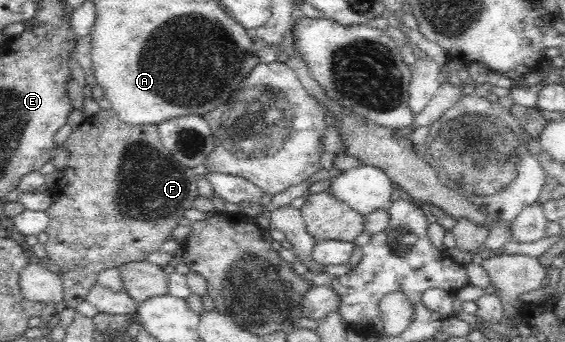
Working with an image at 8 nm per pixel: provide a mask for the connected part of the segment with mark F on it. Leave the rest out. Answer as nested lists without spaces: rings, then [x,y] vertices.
[[[100,109],[94,116],[88,117],[85,123],[70,134],[70,137],[61,146],[69,154],[68,166],[61,171],[60,180],[50,189],[53,194],[53,203],[46,210],[49,216],[47,229],[49,239],[45,243],[47,262],[54,264],[60,270],[63,282],[65,309],[76,309],[81,302],[87,300],[88,291],[95,285],[97,276],[103,271],[111,268],[119,268],[127,262],[146,261],[149,254],[160,251],[160,247],[166,240],[171,238],[172,231],[179,226],[180,220],[184,218],[184,212],[193,208],[195,198],[198,194],[198,177],[193,170],[175,163],[173,156],[164,148],[161,143],[158,125],[129,125],[120,121],[110,110]]]

